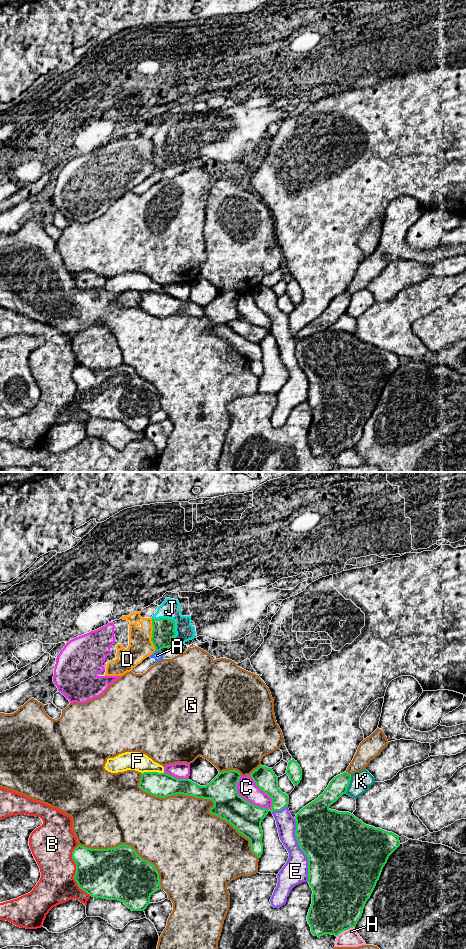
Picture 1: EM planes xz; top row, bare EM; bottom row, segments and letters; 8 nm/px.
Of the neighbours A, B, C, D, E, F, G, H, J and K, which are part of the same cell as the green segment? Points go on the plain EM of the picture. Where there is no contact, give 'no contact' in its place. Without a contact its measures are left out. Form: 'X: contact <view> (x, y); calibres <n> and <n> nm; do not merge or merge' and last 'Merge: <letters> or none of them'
A: contact xz (158, 170); calibres 180 and 80 nm; do not merge
B: contact xz (76, 391); calibres 400 and 300 nm; do not merge
C: contact xz (244, 319); calibres 240 and 160 nm; do not merge
D: contact xz (152, 154); calibres 180 and 190 nm; do not merge
E: contact xz (301, 369); calibres 460 and 200 nm; merge
F: contact xz (152, 292); calibres 190 and 150 nm; merge
G: contact xz (203, 318); calibres 240 and 440 nm; do not merge
H: contact xz (345, 449); calibres 420 and 140 nm; do not merge
J: contact xz (174, 142); calibres 180 and 160 nm; merge
K: contact xz (349, 303); calibres 150 and 170 nm; merge
Merge: E, F, J, K

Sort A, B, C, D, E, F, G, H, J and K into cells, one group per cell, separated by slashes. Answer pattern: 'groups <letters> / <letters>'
groups A / B / C D / E F J K / G / H

